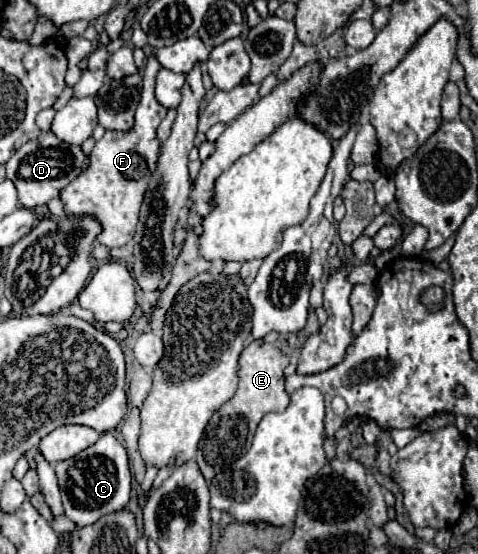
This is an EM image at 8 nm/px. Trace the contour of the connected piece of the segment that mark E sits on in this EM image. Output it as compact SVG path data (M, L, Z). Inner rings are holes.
M279 338L273 344L253 340L243 348L237 370L239 376L237 392L209 420L205 434L201 438L201 446L197 450L197 464L207 482L211 482L213 476L223 470L223 466L233 464L233 460L239 460L249 450L255 428L265 414L283 412L289 406L289 394L285 392L285 378L283 378L283 370L287 368L289 358L291 348L285 338Z

